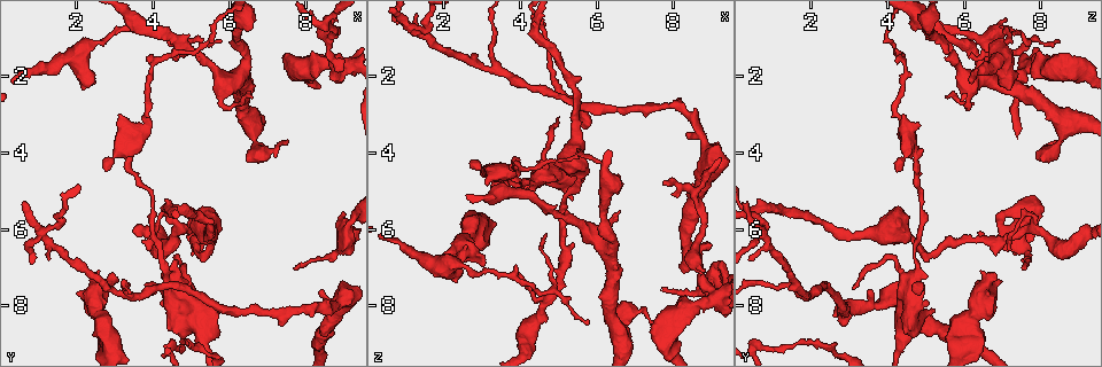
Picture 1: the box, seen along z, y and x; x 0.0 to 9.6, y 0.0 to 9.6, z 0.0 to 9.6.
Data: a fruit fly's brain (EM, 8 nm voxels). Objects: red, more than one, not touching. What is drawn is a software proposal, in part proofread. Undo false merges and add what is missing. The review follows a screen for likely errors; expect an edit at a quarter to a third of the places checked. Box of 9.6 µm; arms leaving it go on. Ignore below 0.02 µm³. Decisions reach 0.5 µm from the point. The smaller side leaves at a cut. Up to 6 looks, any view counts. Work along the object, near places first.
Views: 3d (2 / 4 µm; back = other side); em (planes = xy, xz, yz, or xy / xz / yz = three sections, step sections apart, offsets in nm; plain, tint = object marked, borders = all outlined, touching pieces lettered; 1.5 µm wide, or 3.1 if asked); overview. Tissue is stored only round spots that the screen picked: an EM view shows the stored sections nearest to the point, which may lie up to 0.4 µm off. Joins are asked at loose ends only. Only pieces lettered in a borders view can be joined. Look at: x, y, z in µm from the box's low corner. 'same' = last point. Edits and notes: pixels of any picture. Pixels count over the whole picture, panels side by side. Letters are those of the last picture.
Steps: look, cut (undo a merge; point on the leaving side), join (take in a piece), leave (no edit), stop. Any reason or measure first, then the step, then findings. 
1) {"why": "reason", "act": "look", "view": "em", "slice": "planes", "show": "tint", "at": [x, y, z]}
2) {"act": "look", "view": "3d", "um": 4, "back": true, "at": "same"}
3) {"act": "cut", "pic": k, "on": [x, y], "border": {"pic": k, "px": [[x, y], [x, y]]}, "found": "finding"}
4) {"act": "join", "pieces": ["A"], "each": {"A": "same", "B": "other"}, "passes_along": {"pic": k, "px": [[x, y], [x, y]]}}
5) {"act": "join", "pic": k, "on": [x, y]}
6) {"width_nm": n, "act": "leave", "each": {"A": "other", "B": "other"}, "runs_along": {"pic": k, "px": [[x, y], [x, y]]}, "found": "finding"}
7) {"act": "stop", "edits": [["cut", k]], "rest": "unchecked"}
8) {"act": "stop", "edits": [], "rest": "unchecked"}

{"why": "arms part here", "act": "look", "view": "3d", "um": 4, "at": [1.10, 6.10, 0.70]}

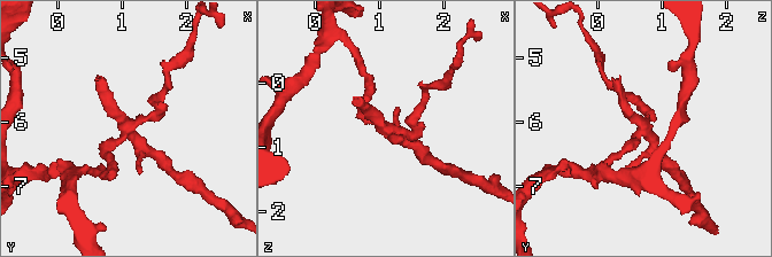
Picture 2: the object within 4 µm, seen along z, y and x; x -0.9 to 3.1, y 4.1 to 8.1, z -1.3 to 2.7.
{"why": "now the EM", "act": "look", "view": "em", "slice": "planes", "show": "borders", "at": [1.10, 6.10, 0.80]}

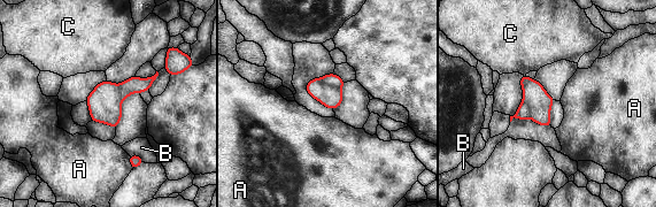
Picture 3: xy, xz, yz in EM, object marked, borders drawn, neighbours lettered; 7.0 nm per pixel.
{"act": "cut", "pic": 3, "on": [332, 79], "each": {"A": "other", "B": "other", "C": "other"}, "border": {"pic": 3, "px": [[319, 78], [339, 90]]}, "found": "two neurons meet here"}

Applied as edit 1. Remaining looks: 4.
{"why": "tapers out", "act": "look", "view": "em", "slice": "xz", "step": 8, "show": "tint", "at": [5.80, 1.15, 8.50]}

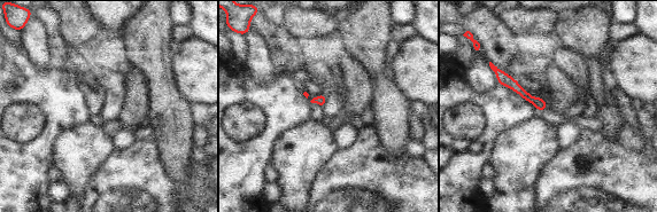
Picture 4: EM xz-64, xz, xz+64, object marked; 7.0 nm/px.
{"act": "look", "view": "em", "slice": "xz", "step": 8, "show": "borders", "at": "same"}

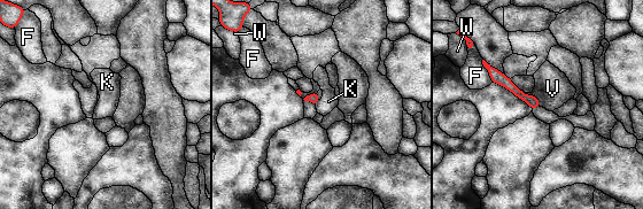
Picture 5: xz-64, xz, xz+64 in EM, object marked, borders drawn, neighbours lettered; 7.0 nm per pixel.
{"act": "leave", "each": {"F": "other", "K": "other", "V": "other", "W": "other"}, "runs_along": {"pic": 5, "px": [[490, 69], [518, 93], [536, 103]]}, "found": "no lettered piece goes on from it"}

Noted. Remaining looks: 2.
{"act": "stop", "edits": [["cut", 3]], "rest": "unchecked"}

